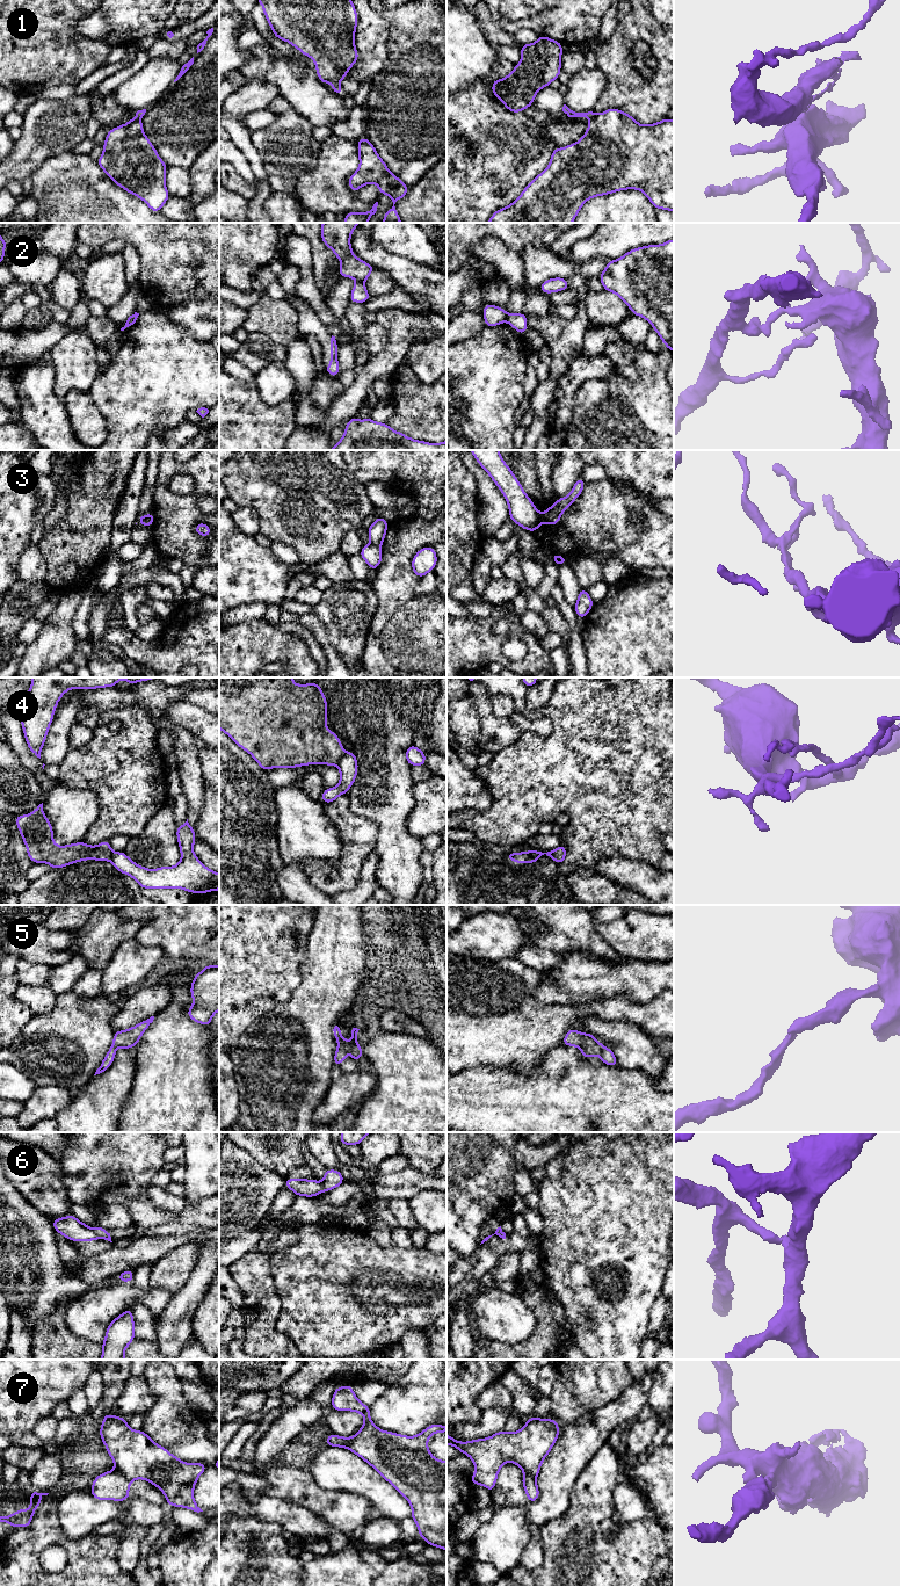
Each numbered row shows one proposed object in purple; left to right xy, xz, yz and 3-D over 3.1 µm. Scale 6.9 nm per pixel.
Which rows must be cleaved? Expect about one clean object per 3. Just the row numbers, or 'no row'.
1, 2, 3, 4, 6, 7

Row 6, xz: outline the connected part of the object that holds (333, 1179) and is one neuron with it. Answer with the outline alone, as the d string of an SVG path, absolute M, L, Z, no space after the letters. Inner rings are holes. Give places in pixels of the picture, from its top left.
M326 1169L325 1176L321 1183L325 1191L329 1191L332 1189L338 1188L343 1182L344 1182L344 1179L340 1171Z

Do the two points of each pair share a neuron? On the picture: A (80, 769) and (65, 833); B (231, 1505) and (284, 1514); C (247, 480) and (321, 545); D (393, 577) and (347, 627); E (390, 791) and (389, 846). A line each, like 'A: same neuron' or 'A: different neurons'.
A: different neurons
B: same neuron
C: same neuron
D: different neurons
E: same neuron

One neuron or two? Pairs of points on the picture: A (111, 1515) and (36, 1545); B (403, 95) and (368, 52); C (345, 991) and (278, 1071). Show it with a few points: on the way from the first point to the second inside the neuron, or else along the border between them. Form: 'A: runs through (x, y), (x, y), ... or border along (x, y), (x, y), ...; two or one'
A: border along (56, 1507), (62, 1530), (69, 1537), (92, 1534); two
B: border along (380, 70), (377, 73); two
C: runs through (324, 1012), (309, 1027), (307, 1043), (298, 1050); one

